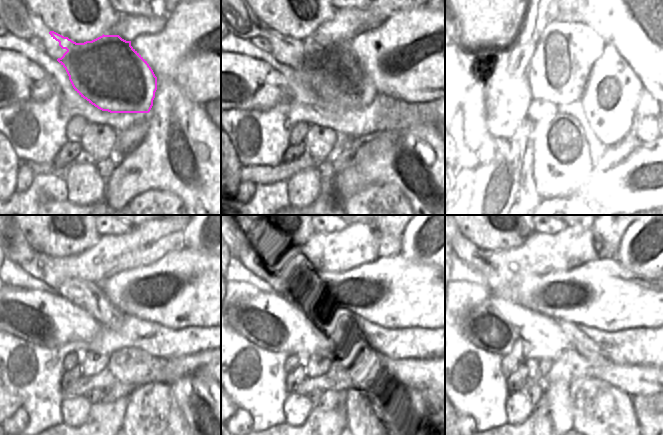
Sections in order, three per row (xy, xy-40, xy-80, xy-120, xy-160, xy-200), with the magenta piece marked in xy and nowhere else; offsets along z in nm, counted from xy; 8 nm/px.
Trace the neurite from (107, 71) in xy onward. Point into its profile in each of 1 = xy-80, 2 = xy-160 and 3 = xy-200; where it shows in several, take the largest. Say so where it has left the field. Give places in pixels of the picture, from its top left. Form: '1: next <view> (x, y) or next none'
1: next xy-80 (548, 75)
2: next xy-160 (298, 292)
3: next xy-200 (582, 344)

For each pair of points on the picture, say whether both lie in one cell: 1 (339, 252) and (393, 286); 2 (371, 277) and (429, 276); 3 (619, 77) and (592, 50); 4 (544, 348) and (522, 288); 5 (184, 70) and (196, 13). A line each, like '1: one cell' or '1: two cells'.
1: two cells
2: one cell
3: one cell
4: two cells
5: one cell

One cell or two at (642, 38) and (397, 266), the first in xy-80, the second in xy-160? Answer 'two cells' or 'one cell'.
one cell

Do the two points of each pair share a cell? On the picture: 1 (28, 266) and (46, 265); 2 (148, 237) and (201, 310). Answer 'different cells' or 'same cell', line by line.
1: same cell
2: different cells

